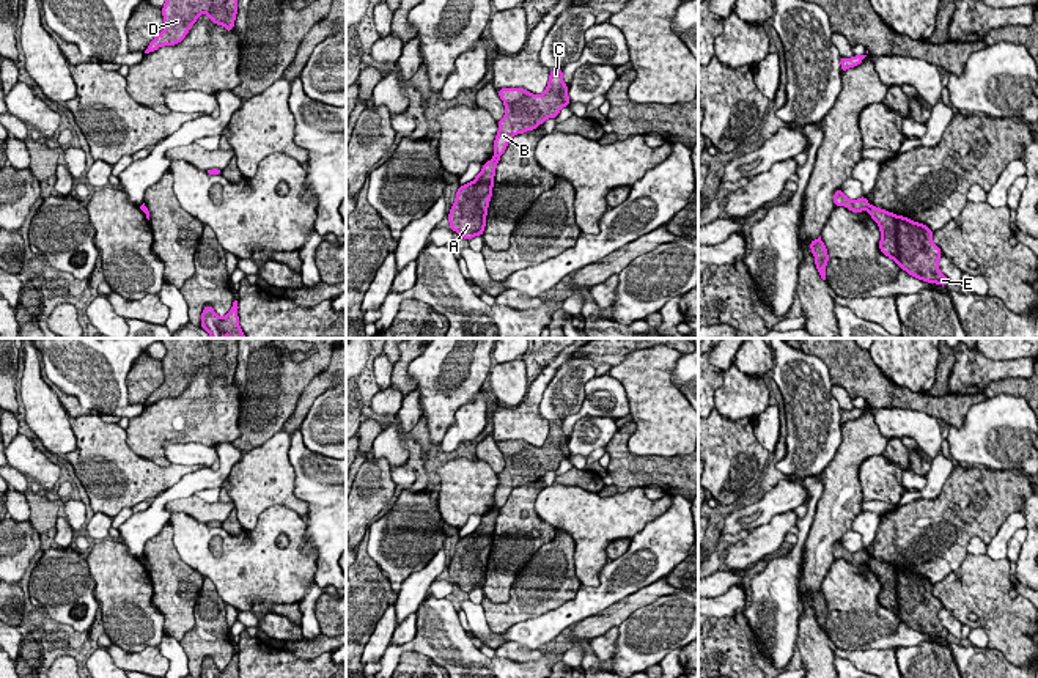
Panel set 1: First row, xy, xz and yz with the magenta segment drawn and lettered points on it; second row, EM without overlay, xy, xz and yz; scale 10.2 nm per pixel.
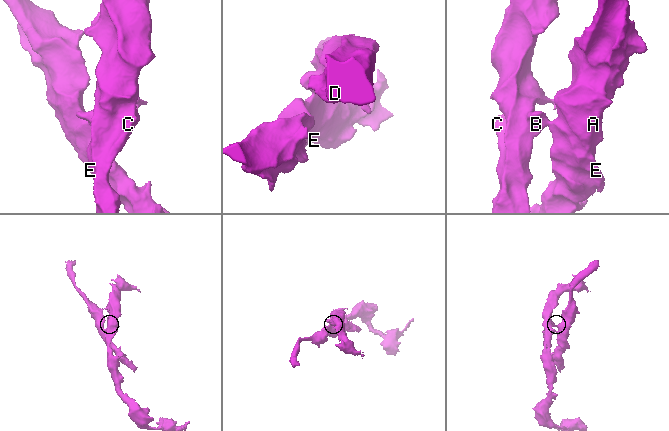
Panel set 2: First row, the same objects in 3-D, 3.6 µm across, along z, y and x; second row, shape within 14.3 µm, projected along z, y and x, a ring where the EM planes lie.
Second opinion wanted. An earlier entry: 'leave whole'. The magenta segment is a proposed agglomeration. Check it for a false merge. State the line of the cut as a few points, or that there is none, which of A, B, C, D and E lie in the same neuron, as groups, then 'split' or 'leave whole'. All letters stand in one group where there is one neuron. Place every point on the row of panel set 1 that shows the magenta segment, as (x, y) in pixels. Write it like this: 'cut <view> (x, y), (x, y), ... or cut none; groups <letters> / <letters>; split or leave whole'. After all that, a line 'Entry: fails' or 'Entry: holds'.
cut xz (494, 154), (499, 156); groups A E / B C D; split
Entry: fails

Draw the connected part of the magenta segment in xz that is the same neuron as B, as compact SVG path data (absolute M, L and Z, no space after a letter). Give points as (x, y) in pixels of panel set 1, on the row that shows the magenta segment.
M561 69L550 71L543 94L533 94L525 88L502 88L497 94L503 101L505 116L497 121L494 156L502 156L514 135L536 129L546 120L557 118L563 107L571 105Z

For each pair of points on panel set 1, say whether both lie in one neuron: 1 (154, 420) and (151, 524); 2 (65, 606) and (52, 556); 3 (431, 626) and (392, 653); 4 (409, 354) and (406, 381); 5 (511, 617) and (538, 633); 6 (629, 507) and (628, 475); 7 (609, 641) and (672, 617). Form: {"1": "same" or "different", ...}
{"1": "different", "2": "same", "3": "same", "4": "same", "5": "different", "6": "different", "7": "different"}

